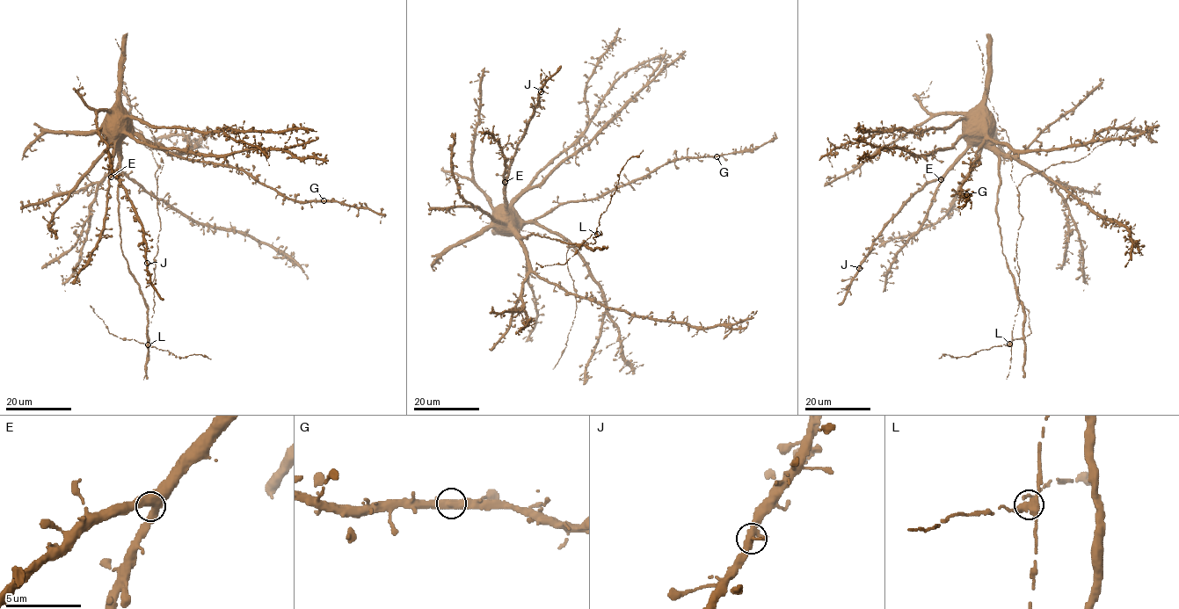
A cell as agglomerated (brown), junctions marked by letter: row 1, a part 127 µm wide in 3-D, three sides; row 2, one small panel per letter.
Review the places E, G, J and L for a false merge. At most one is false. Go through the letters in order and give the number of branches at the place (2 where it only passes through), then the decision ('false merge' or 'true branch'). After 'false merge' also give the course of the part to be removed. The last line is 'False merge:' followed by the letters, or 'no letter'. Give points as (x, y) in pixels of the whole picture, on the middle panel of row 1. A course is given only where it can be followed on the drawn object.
E: 3 | true branch
G: 3 | true branch
J: 3 | true branch
L: 3 | false merge | (597, 234), (600, 216), (606, 211), (616, 190), (620, 171), (628, 159), (638, 155), (643, 149)
False merge: L

